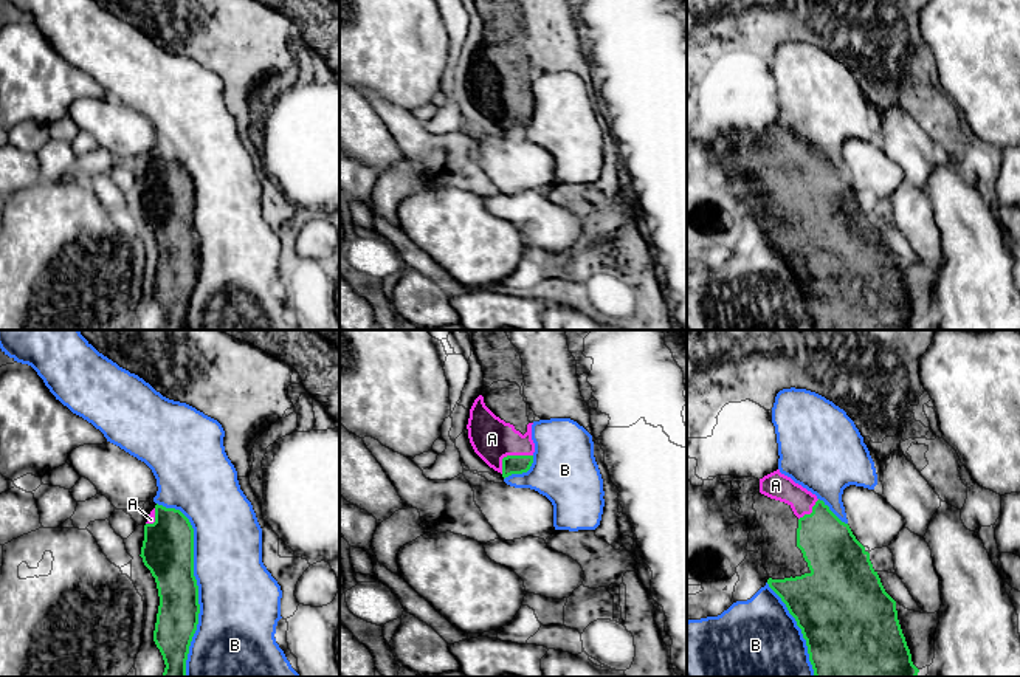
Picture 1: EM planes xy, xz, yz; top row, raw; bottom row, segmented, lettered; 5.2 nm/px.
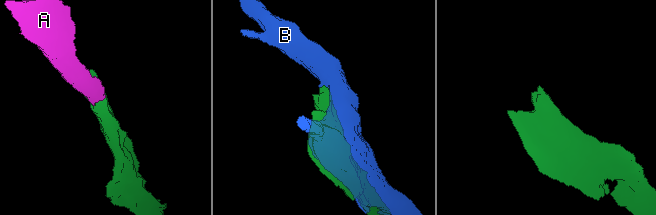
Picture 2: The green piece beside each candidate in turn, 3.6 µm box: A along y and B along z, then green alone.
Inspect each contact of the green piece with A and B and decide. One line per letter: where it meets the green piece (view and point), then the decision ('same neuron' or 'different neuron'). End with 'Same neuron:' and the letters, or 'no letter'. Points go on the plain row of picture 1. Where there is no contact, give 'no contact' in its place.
A: meets green in xz at (510, 109); same neuron
B: meets green in xy at (196, 236); different neuron
Same neuron: A

